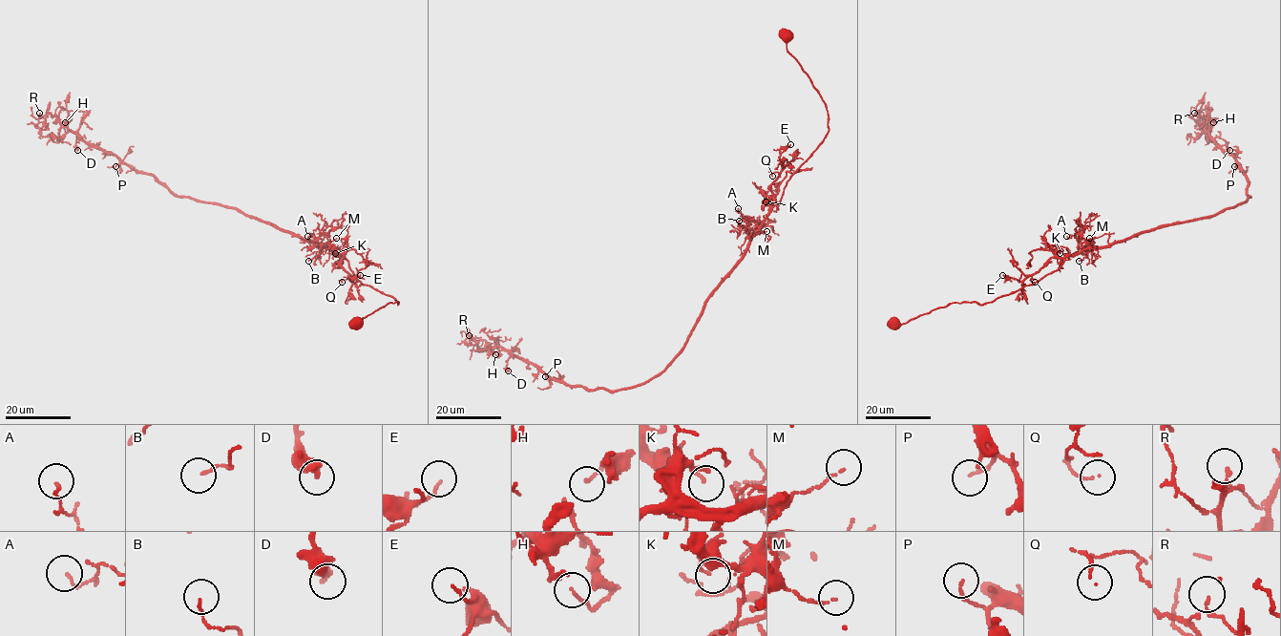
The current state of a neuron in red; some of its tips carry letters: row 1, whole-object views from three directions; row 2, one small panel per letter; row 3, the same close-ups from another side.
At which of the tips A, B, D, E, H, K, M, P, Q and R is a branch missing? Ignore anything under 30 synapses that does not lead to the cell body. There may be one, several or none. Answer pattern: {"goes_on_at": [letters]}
{"goes_on_at": ["Q"]}

